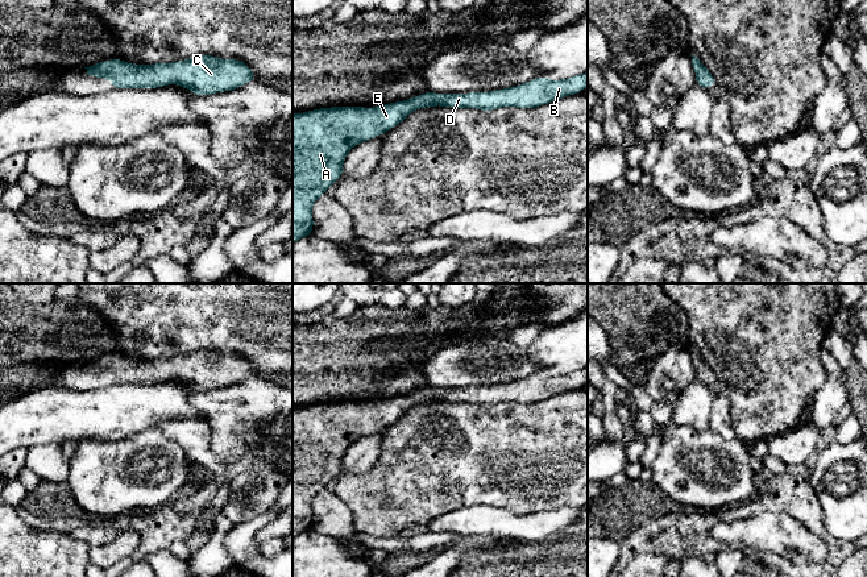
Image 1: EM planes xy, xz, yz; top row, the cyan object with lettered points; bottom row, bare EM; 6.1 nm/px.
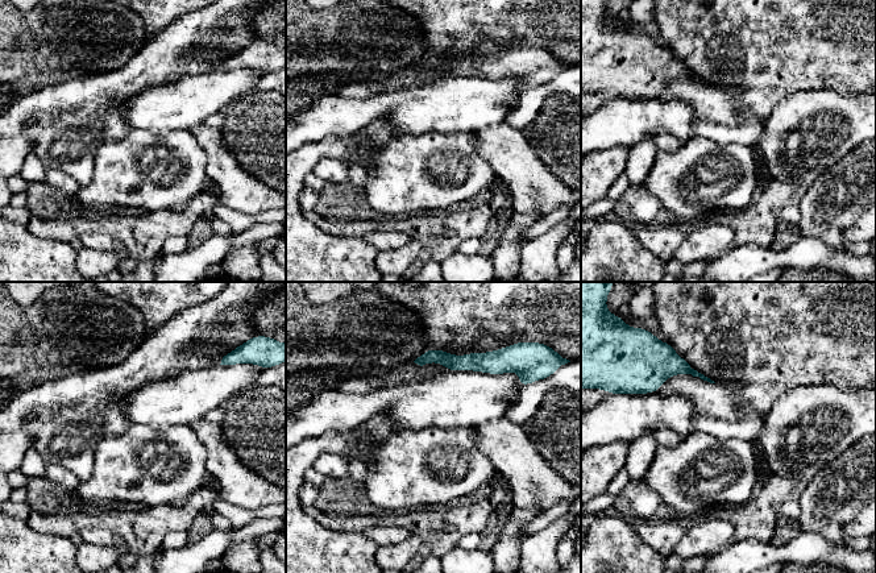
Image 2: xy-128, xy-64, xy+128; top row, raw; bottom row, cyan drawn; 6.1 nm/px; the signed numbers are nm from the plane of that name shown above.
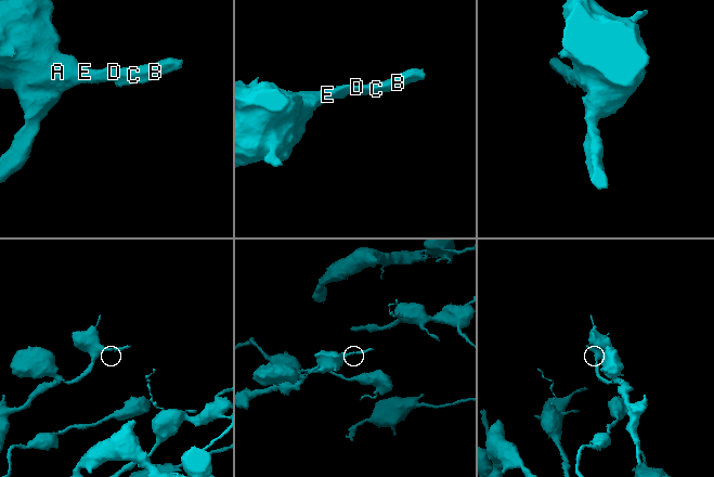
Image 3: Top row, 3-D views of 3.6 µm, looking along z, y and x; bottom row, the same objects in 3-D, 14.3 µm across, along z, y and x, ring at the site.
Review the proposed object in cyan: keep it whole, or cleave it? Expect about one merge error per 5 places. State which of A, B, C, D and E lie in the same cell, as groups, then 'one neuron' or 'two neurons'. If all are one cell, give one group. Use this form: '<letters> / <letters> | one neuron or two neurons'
A B C D E | one neuron

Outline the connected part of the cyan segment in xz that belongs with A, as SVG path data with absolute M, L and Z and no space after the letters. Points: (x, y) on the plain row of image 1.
M588 368L560 375L547 371L489 387L423 387L403 397L365 402L329 402L293 410L293 539L311 531L312 499L343 470L348 447L376 431L385 429L411 407L426 402L474 403L494 406L501 402L536 403L553 395L580 389Z

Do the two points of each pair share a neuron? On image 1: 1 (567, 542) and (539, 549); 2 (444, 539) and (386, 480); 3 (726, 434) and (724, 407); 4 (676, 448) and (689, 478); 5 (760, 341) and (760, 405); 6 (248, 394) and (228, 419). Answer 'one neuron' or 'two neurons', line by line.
1: one neuron
2: two neurons
3: one neuron
4: one neuron
5: one neuron
6: one neuron

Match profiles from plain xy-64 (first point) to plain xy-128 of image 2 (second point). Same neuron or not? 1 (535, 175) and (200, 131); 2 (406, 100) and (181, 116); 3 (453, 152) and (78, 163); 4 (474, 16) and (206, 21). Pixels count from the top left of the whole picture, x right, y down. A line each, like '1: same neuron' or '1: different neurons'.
1: same neuron
2: same neuron
3: different neurons
4: different neurons

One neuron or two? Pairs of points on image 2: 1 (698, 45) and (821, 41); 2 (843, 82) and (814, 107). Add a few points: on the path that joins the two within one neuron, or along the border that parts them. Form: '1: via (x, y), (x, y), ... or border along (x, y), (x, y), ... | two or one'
1: via (729, 41), (791, 41) | one
2: border along (802, 90), (834, 90), (841, 94), (862, 95) | two

